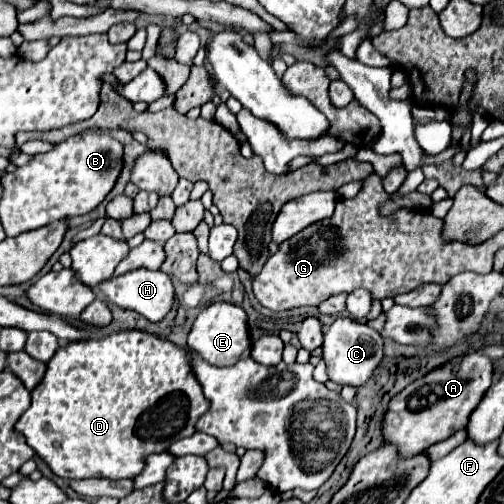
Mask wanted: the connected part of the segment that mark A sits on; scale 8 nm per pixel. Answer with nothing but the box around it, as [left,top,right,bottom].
[381,354,493,458]

